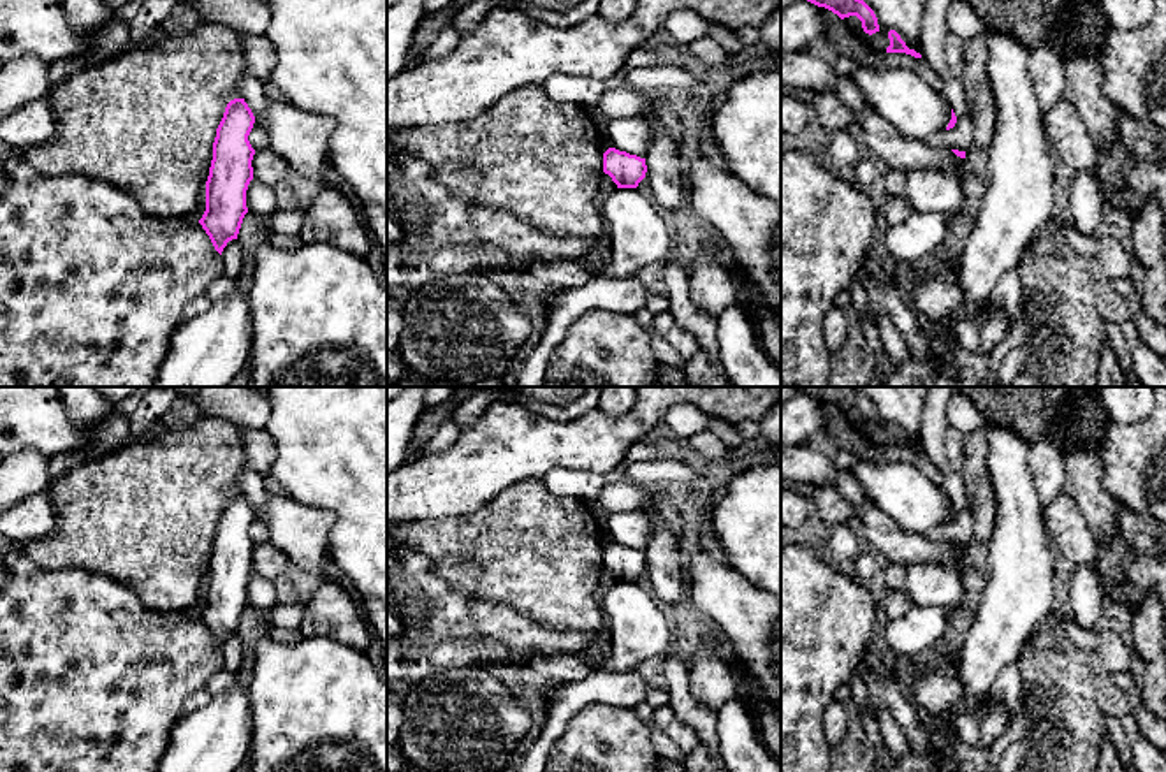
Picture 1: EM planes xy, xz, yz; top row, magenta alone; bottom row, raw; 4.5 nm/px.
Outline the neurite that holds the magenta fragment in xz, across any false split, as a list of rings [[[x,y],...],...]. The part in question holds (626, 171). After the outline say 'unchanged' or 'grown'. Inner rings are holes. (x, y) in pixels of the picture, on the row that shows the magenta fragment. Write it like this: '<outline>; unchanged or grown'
[[[609,148],[603,153],[603,172],[612,178],[617,188],[637,188],[645,178],[645,158]]]; unchanged

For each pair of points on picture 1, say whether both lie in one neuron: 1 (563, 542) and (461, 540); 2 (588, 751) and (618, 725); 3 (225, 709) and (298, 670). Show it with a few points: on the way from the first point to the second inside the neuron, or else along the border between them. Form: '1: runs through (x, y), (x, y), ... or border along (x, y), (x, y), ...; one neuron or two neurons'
1: runs through (539, 542), (486, 542); one neuron
2: runs through (595, 742), (597, 737), (609, 734); one neuron
3: border along (247, 688), (254, 737); two neurons

